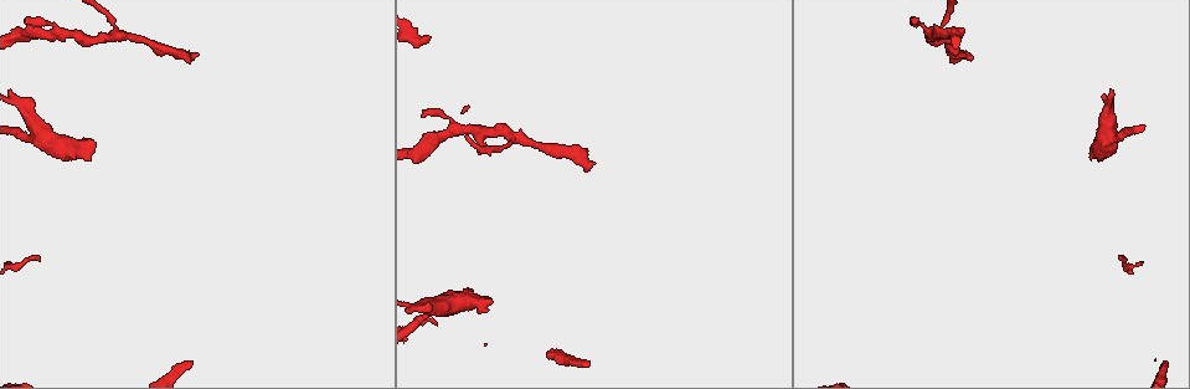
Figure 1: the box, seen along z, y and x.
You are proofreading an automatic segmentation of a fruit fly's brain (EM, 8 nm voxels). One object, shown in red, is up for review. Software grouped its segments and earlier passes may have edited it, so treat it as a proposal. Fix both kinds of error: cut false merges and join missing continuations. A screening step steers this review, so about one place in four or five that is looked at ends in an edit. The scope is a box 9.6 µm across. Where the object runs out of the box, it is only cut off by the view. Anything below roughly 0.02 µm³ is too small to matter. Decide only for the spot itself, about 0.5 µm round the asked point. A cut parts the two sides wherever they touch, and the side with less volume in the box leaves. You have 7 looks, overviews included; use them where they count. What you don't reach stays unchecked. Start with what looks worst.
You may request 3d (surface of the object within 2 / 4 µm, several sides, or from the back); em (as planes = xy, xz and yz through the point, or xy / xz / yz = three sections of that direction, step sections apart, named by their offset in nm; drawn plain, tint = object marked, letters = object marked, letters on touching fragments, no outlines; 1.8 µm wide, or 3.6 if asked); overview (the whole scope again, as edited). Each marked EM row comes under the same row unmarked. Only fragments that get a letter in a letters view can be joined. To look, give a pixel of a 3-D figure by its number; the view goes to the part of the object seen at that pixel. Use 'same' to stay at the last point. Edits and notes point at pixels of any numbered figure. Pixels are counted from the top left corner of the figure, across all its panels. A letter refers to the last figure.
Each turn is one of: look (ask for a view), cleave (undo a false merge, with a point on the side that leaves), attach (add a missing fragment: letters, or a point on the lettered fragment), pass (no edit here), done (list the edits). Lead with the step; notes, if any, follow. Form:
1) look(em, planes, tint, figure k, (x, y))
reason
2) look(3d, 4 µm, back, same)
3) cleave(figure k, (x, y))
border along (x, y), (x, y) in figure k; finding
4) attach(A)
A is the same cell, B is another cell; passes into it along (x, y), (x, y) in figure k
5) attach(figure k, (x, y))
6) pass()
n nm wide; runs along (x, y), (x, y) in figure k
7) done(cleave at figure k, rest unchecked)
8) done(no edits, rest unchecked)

look(em, planes, letters, figure 1, (966, 54))
branch stops here

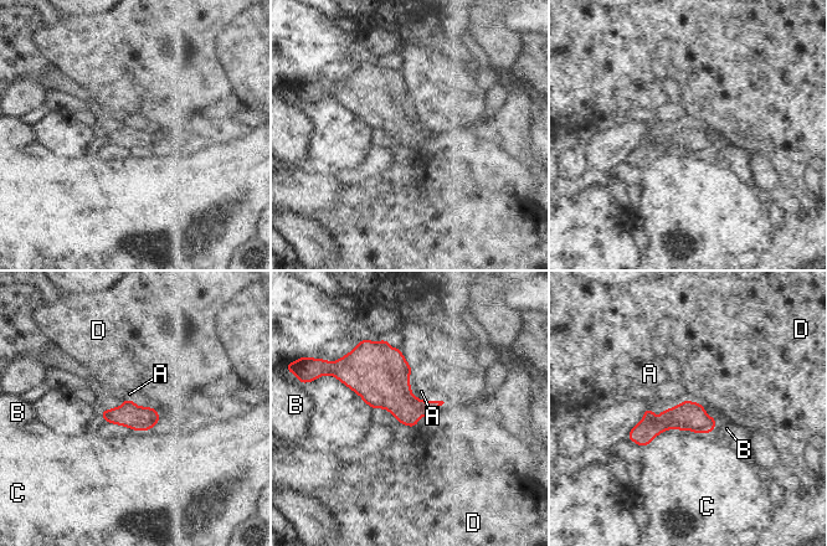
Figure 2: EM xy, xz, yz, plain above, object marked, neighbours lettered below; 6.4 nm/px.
pass()
A, B, C and D are other cells; border along (410, 386), (421, 400), (441, 401) in figure 2; no lettered fragment goes on from it

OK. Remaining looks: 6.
look(3d, 4 µm, figure 1, (480, 154))
an open end

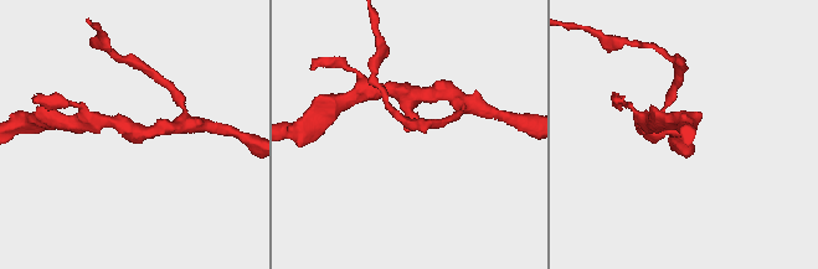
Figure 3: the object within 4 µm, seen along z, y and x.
look(em, planes, letters, figure 3, (409, 131))
arms of 220, 220 nm; need the tissue

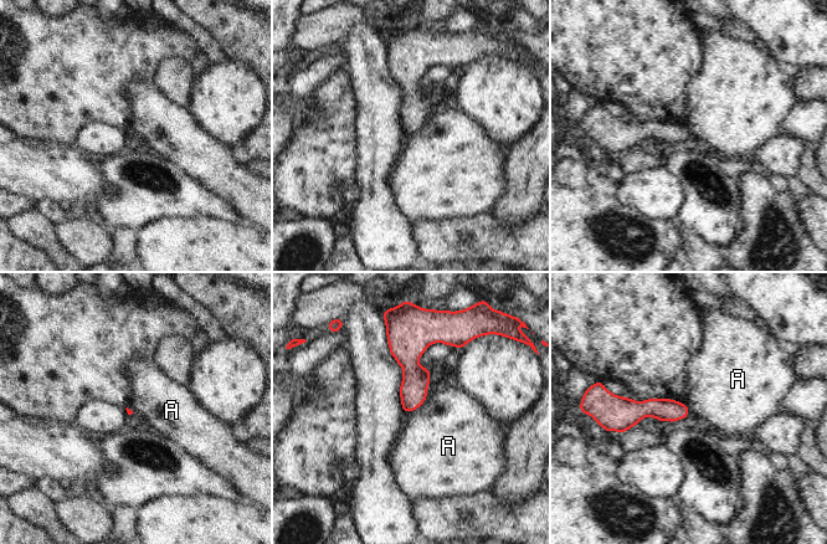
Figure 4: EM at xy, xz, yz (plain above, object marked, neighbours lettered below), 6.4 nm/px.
pass()
A is another cell; border along (427, 396), (419, 406), (407, 412) in figure 4; no lettered fragment goes on from it

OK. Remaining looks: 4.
look(3d, 4 µm, figure 1, (490, 300))

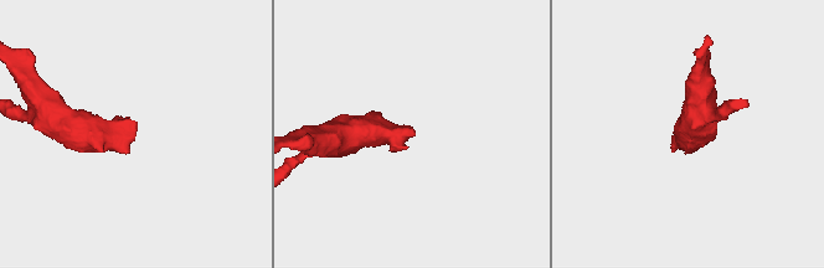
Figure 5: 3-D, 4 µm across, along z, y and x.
look(em, planes, letters, figure 5, (412, 129))

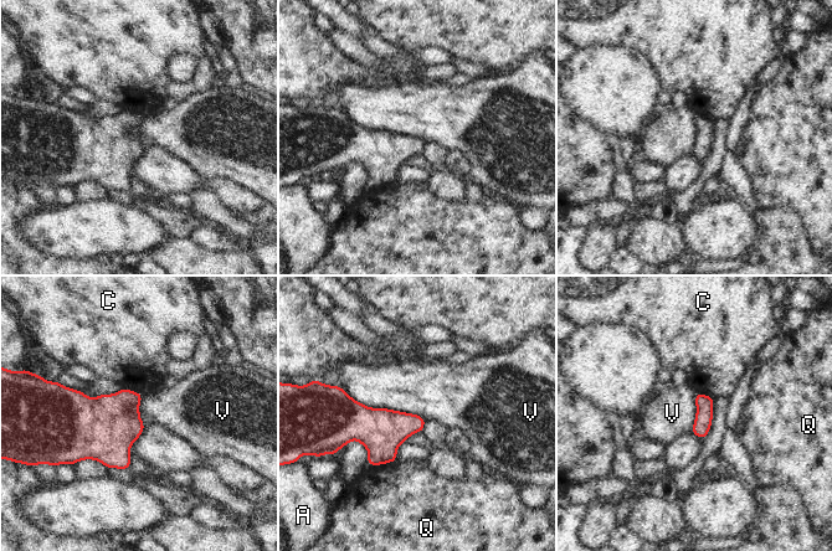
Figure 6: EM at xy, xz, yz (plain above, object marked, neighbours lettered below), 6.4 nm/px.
pass()
A, C, Q and V are other cells; border along (338, 385), (366, 406), (425, 421) in figure 6; no lettered fragment goes on from it

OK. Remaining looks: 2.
done(no edits, rest unchecked)

